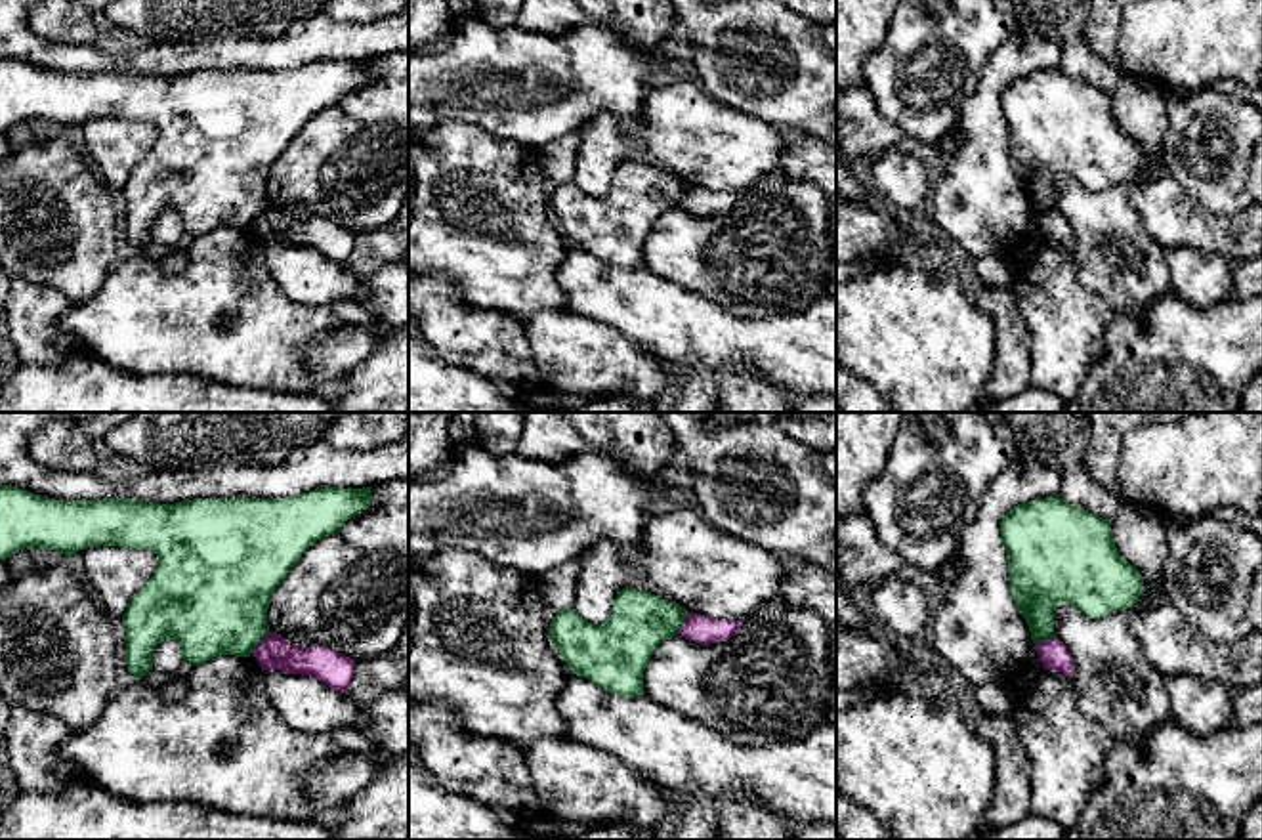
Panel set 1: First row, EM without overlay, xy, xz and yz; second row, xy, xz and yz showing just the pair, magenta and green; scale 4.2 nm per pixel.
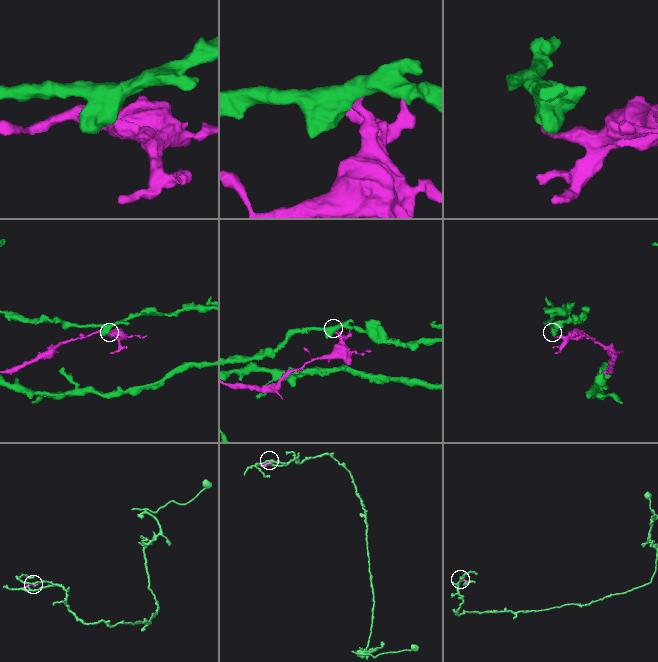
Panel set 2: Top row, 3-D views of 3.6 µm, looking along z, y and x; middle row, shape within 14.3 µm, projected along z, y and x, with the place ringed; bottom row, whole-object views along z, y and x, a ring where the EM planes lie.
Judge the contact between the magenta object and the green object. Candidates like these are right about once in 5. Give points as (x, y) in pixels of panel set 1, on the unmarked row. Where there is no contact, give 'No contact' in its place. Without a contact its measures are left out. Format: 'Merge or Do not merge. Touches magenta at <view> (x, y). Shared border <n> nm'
Do not merge. Touches magenta at xy (258, 216). Shared border 130 nm

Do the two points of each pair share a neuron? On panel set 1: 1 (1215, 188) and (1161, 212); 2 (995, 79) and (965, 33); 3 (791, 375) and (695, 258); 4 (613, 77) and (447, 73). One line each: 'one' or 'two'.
1: two
2: two
3: two
4: one

